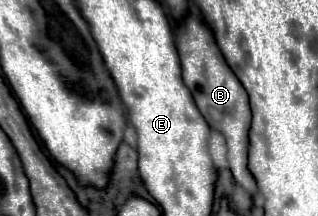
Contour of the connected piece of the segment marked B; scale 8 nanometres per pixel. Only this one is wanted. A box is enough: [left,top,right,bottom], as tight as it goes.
[176,16,256,200]

